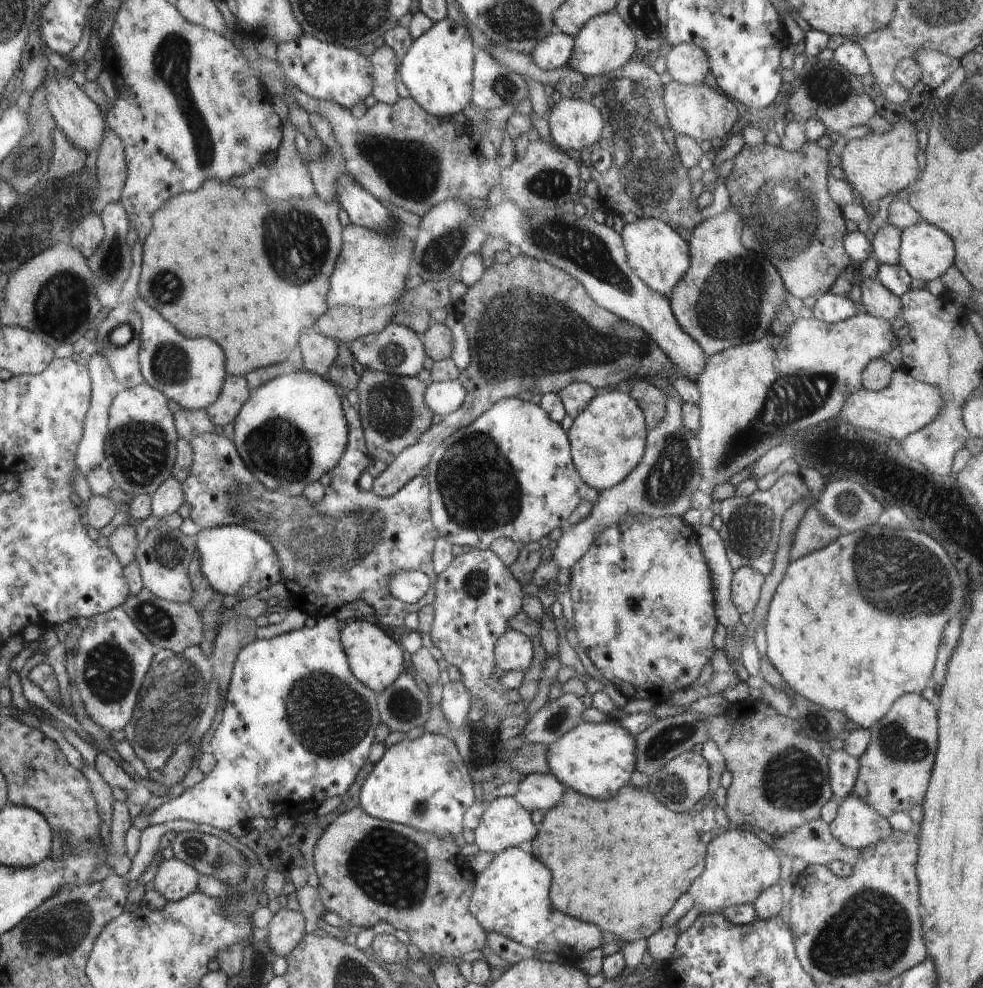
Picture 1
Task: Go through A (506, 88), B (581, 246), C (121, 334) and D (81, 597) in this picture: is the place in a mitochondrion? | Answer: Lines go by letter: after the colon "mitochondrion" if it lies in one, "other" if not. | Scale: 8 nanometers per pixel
A: mitochondrion
B: mitochondrion
C: mitochondrion
D: other

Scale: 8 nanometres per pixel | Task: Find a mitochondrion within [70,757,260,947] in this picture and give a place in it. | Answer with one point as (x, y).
(195, 849)

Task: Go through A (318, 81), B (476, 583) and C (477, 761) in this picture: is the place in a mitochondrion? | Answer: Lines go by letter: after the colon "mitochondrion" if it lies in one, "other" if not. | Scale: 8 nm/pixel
A: other
B: mitochondrion
C: other

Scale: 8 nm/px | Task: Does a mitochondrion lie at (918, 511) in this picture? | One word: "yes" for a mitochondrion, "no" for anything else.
yes

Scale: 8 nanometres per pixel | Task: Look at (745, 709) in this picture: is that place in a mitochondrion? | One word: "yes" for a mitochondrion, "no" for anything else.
no

